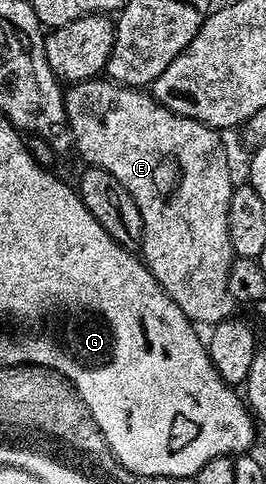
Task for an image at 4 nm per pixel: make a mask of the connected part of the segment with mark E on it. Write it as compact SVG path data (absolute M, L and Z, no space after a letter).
M105 76L74 82L64 91L64 96L66 120L75 150L86 158L88 165L111 172L111 176L131 192L131 200L135 200L135 208L139 208L143 220L139 254L163 292L179 304L194 324L216 324L234 317L235 303L227 288L227 272L235 257L229 235L229 209L235 179L229 175L229 154L221 139L224 137L212 126L163 108L152 93L123 86Z

